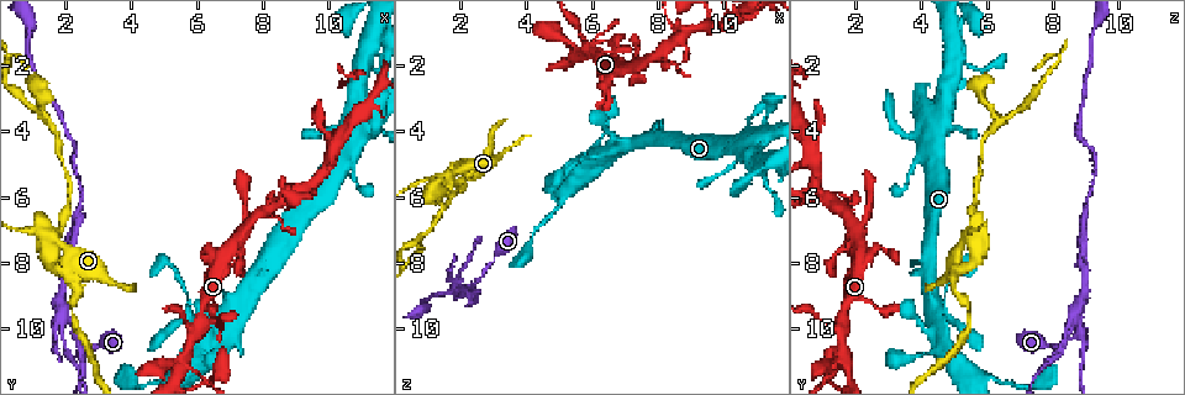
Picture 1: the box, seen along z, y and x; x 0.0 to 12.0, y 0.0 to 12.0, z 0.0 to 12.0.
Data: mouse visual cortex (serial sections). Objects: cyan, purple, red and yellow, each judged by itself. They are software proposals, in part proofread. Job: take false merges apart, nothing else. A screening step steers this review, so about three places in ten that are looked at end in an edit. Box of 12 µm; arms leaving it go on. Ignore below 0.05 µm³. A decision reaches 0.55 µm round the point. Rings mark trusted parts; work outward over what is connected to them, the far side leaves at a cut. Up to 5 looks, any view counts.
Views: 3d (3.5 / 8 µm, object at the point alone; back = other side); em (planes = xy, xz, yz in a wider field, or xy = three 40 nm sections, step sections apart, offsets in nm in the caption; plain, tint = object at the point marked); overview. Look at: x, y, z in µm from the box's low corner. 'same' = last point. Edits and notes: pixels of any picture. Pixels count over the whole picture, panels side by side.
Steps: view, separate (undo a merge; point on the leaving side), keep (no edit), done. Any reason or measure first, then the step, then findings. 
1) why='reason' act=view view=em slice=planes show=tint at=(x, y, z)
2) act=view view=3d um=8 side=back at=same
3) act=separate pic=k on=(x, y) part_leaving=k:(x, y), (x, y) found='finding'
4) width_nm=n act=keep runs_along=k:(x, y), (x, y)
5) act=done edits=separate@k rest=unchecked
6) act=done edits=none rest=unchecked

why='four arms meet' act=view view=3d um=8 at=(1.6, 7.3, 5.5)

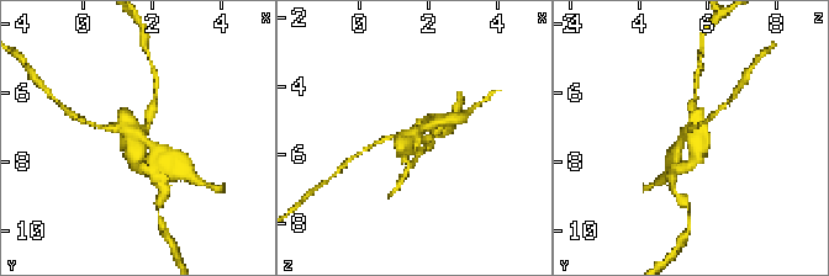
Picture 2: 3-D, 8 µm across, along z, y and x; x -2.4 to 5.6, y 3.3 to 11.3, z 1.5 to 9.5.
why='need the tissue' act=view view=em slice=xy step=3 show=tint at=(1.6, 7.2, 5.4)

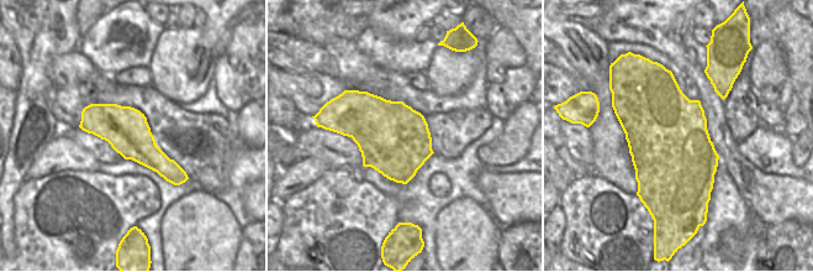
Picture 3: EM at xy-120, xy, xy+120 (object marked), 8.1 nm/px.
act=separate pic=2 on=(702, 153) found='a second cell is stuck on'

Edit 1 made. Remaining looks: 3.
act=view view=3d um=3.5 at=(6.0, 10.0, 1.6)

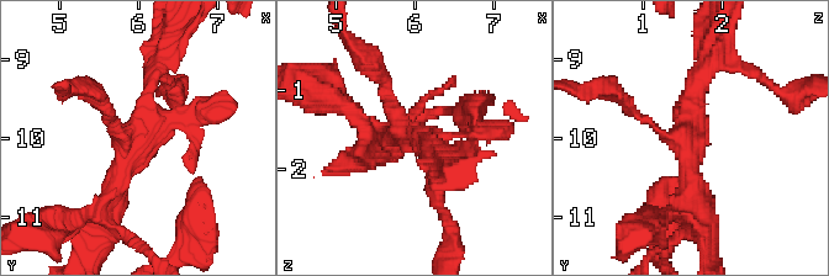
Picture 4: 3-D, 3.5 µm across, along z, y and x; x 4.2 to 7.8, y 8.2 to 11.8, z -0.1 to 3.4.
why='now the EM' act=view view=em slice=xy step=3 show=plain at=(6.05, 10.00, 1.65)

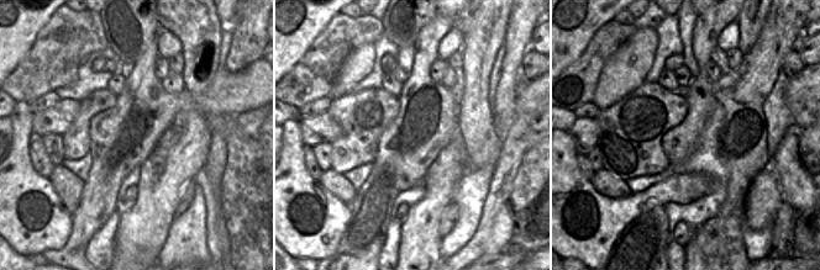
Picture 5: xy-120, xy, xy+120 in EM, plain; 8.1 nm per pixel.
why='where the object lies' act=view view=em slice=xy step=3 show=tint at=same

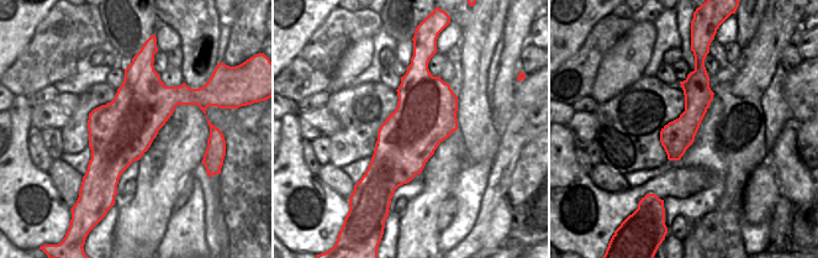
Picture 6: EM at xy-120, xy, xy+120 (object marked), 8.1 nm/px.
act=keep runs_along=4:(154, 63), (147, 131), (105, 210) found='one cell here'

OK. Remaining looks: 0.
act=done edits=separate@2 rest=unchecked

